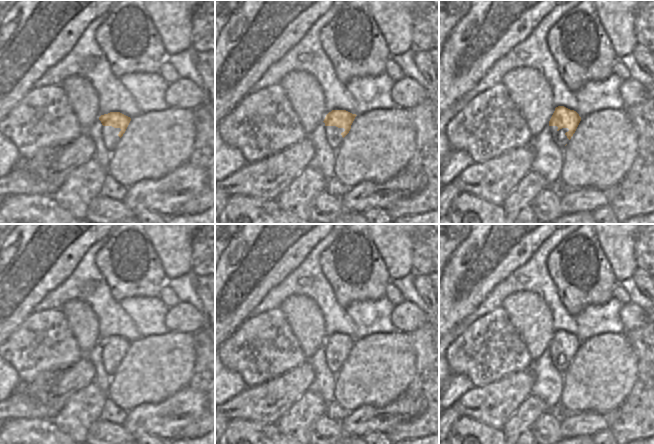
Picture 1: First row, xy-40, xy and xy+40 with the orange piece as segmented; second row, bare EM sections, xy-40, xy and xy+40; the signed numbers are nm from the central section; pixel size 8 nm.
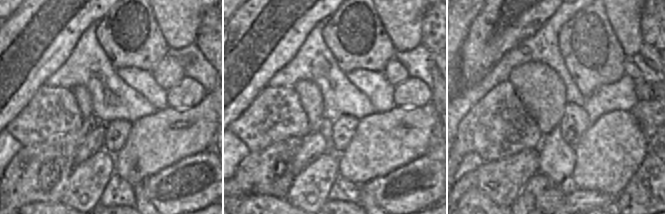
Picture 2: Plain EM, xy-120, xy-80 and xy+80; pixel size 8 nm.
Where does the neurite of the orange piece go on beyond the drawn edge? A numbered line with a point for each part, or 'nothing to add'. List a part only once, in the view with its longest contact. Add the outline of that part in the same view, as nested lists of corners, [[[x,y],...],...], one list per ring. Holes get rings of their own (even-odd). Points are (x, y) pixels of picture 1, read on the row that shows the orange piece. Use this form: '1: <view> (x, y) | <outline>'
1: xy+40 (559, 137) | [[[550,126],[551,129],[551,137],[555,144],[559,146],[562,150],[565,147],[565,145],[569,142],[569,139],[565,135],[566,132],[569,131],[568,128],[562,128],[559,131],[557,130],[557,126]]]

